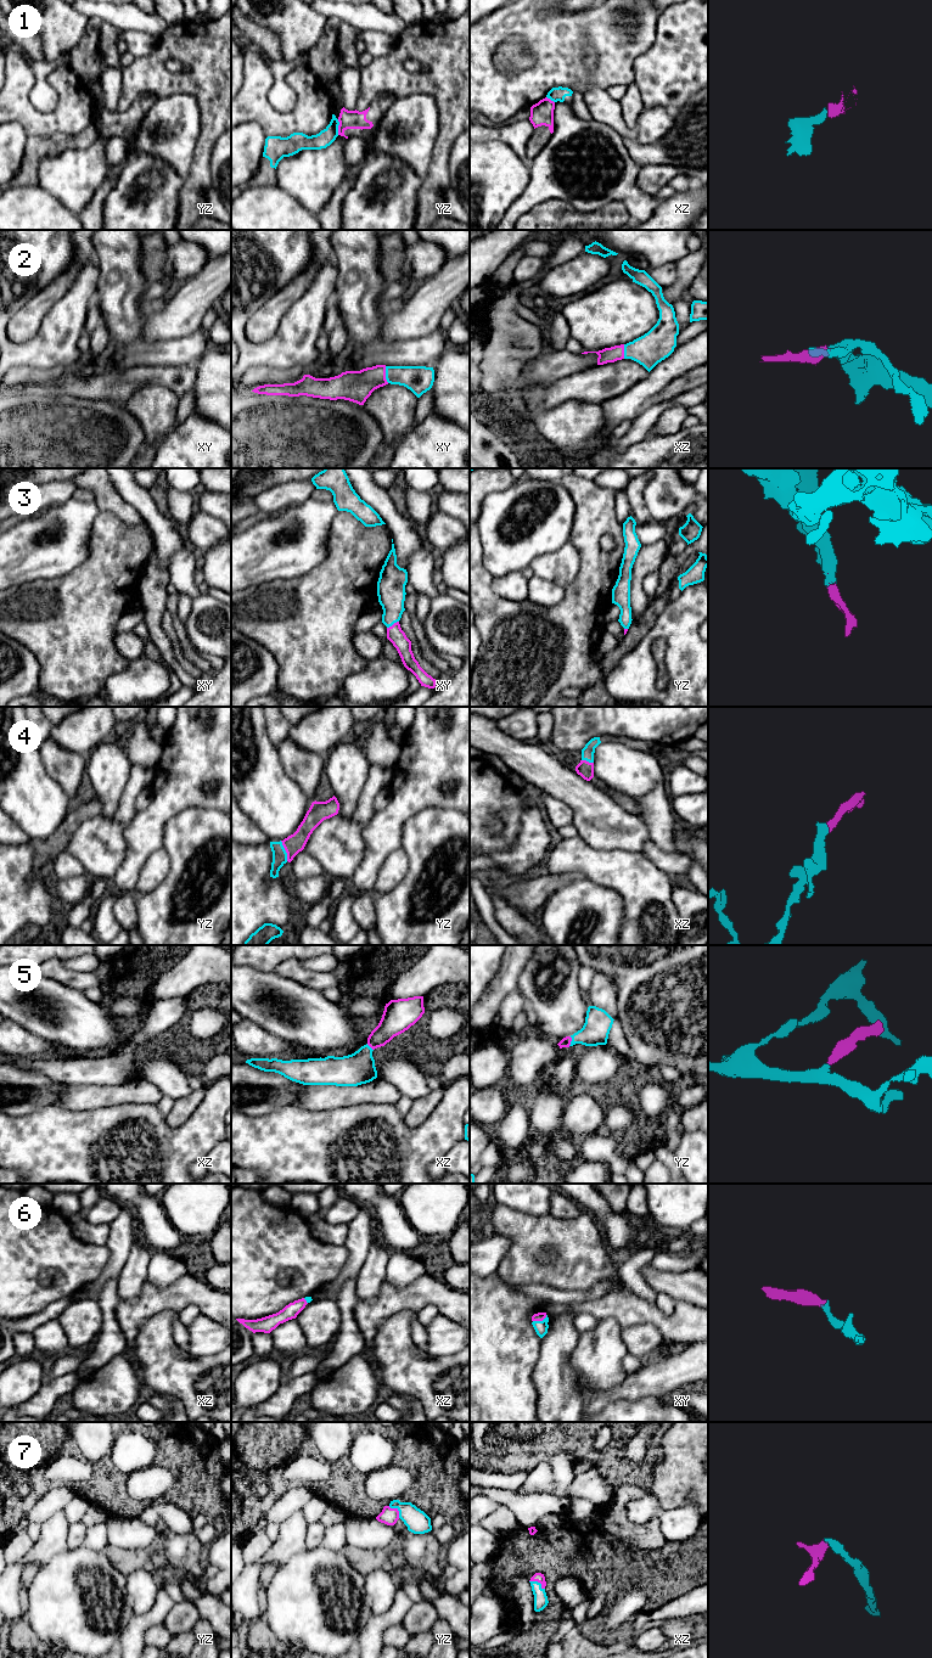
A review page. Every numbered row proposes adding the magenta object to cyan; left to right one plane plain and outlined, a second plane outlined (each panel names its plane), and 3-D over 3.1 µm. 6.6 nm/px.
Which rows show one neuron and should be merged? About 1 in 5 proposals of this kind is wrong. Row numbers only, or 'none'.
2, 3, 4, 5, 6, 7

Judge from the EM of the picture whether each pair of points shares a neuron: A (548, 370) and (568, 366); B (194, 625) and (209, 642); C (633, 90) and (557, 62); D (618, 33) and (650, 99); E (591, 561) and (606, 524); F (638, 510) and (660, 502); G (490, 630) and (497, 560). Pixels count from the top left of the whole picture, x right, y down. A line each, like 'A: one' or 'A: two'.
A: one
B: one
C: two
D: two
E: one
F: two
G: two

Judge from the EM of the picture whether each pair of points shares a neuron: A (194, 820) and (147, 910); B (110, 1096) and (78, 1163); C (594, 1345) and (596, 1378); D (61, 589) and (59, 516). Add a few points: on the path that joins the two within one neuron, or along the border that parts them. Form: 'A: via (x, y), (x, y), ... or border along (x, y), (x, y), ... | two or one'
A: via (194, 842), (169, 888) | one
B: border along (133, 1102), (97, 1106), (77, 1112) | two
C: via (596, 1354), (596, 1370) | one
D: border along (85, 560), (61, 575), (40, 578), (33, 582) | two

